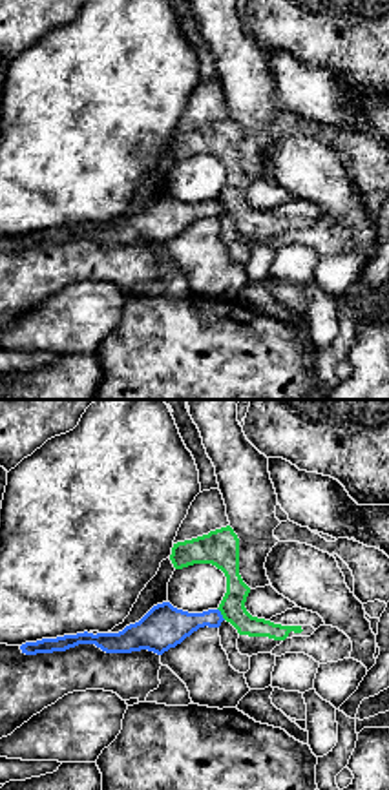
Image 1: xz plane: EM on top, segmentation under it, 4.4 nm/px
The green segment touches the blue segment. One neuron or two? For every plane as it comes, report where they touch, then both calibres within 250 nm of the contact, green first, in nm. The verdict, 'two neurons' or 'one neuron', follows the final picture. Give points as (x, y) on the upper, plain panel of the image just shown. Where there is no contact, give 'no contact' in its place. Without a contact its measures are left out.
meets green at (221, 205); 120 nm thick on the green side, 190 nm on the other

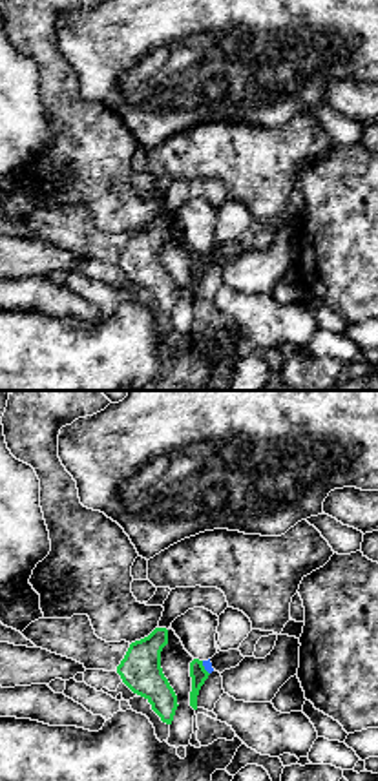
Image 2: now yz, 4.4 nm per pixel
meets green at (203, 260); 70 nm thick on the green side, 40 nm on the other

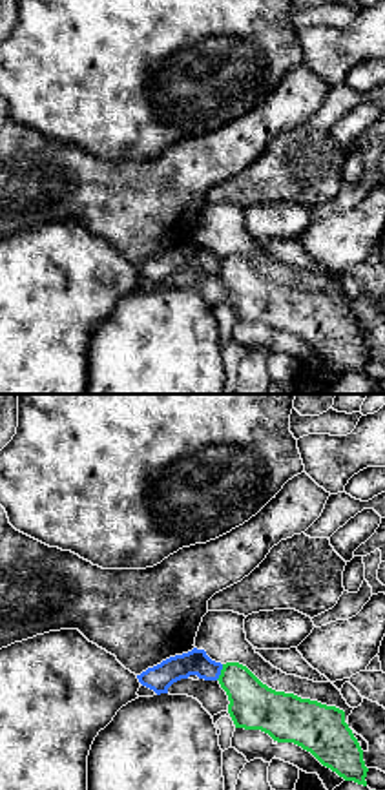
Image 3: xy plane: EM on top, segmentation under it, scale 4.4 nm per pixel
meets green at (221, 263); 200 nm thick on the green side, 110 nm on the other

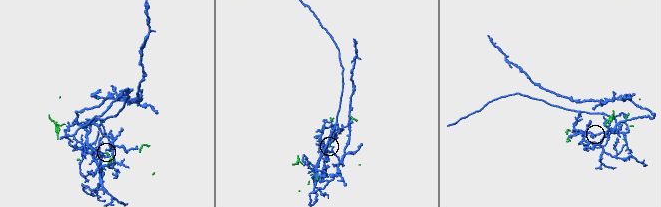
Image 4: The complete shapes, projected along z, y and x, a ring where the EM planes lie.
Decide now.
two neurons

